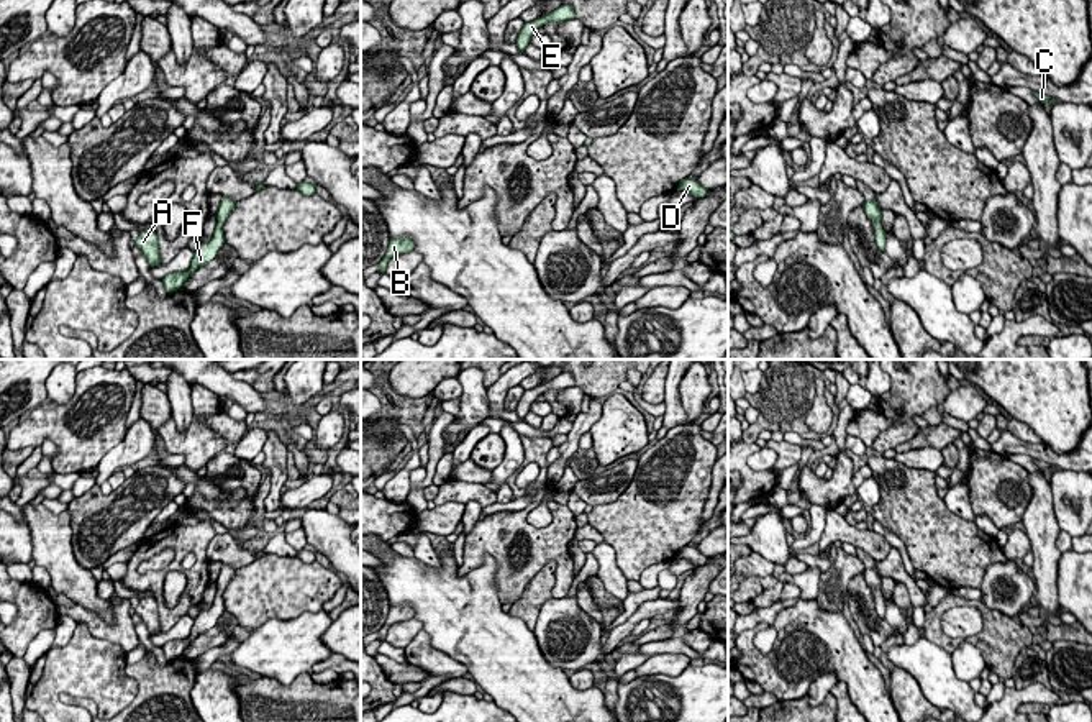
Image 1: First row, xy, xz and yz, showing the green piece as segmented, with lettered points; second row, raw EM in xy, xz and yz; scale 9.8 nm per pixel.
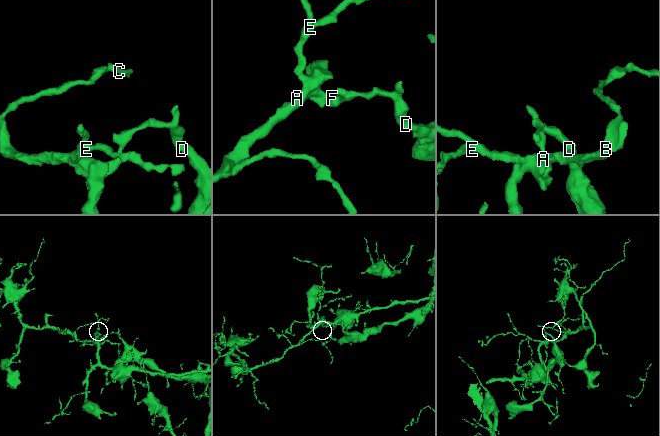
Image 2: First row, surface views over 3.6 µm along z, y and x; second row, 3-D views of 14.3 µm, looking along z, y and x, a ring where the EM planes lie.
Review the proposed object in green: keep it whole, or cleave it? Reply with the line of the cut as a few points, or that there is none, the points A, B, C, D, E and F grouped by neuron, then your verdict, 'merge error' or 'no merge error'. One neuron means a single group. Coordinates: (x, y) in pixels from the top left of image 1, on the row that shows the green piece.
cut xy (217, 223), (222, 228); groups A B C E F / D; merge error

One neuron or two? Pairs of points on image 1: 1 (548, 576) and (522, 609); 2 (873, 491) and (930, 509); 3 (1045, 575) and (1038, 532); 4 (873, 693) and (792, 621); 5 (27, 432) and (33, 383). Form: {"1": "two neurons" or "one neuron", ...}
{"1": "one neuron", "2": "two neurons", "3": "one neuron", "4": "one neuron", "5": "two neurons"}

